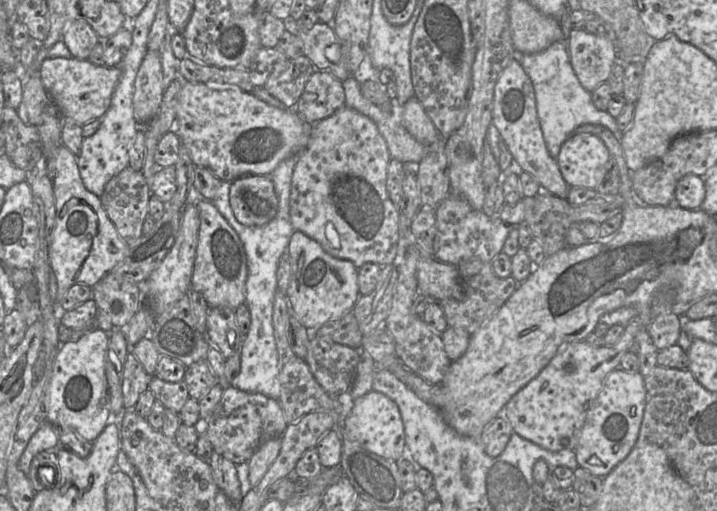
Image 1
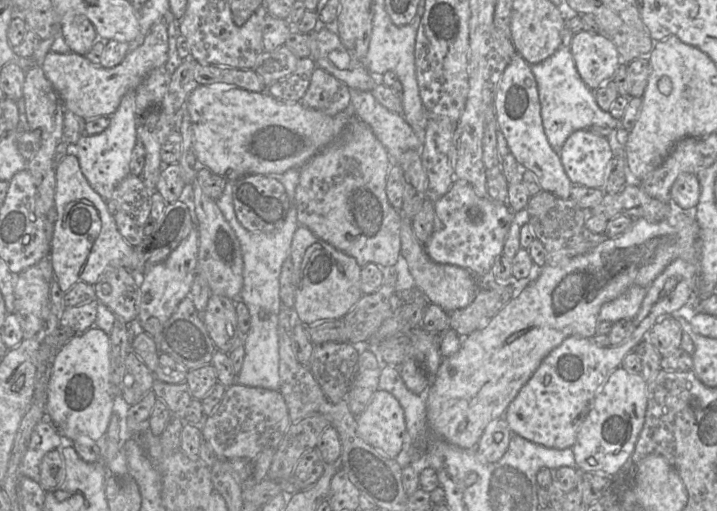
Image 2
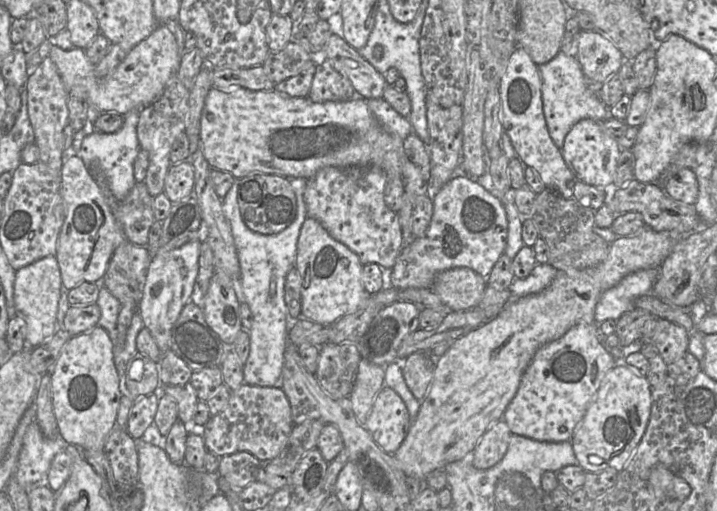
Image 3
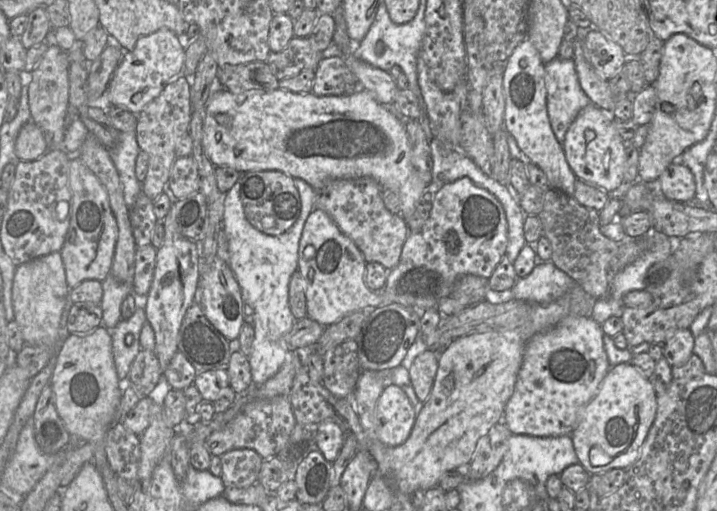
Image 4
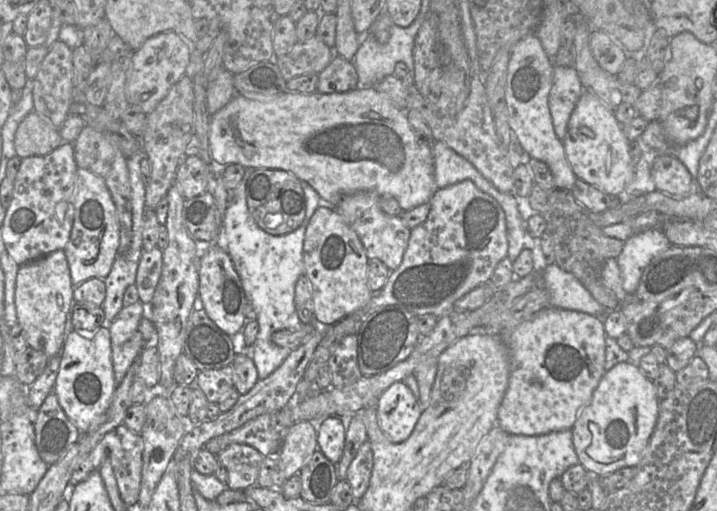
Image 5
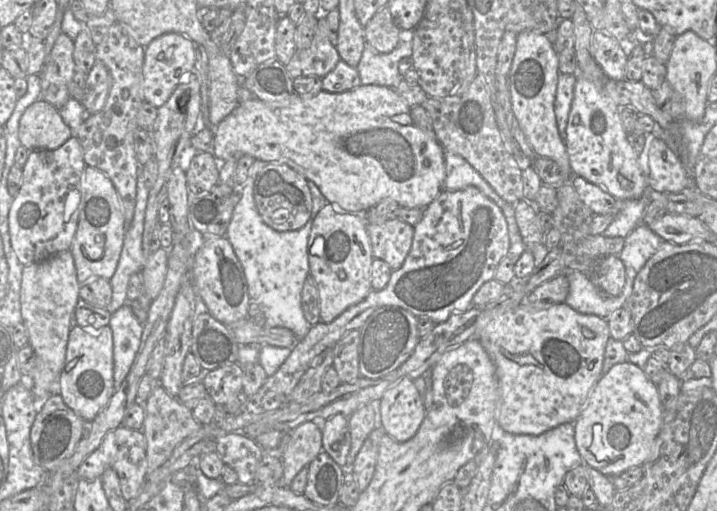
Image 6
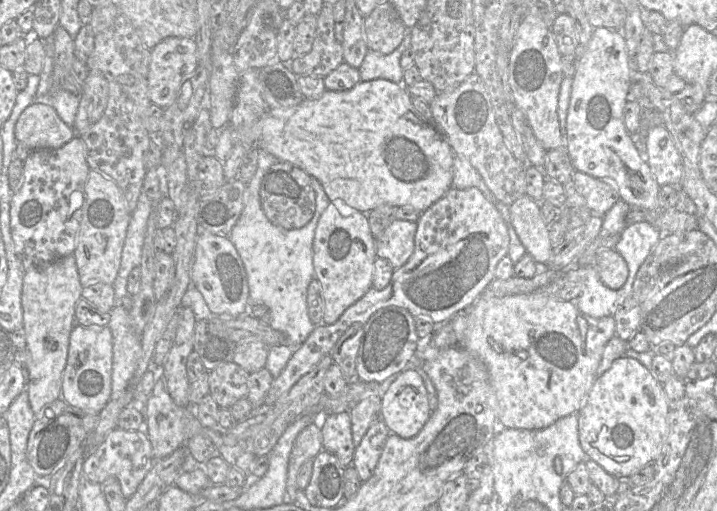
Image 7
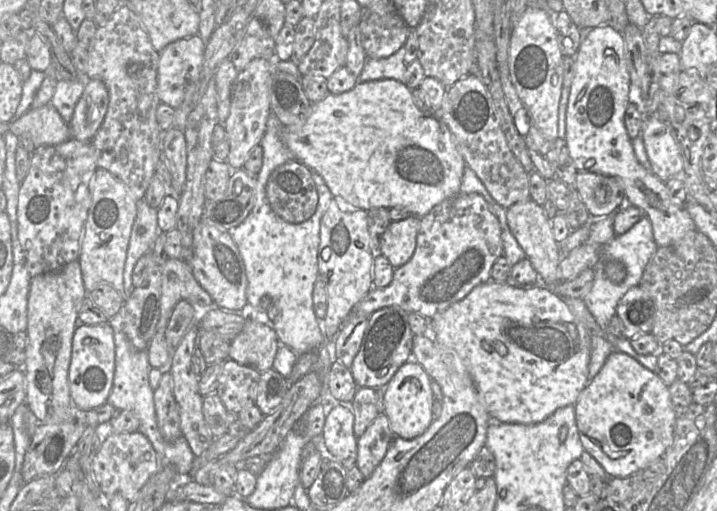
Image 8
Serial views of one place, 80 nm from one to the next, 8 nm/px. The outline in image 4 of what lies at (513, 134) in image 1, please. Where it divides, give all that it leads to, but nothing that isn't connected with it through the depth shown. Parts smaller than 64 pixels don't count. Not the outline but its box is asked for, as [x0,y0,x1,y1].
[503,39,577,196]

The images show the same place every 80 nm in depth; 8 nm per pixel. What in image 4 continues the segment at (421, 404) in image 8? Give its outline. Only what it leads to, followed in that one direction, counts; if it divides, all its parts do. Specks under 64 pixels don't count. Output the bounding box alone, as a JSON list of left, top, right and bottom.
[376,385,416,446]

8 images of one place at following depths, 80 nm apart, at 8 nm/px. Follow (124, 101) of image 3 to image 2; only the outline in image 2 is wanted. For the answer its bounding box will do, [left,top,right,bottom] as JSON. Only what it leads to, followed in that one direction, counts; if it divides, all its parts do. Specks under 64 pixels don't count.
[41,22,168,121]

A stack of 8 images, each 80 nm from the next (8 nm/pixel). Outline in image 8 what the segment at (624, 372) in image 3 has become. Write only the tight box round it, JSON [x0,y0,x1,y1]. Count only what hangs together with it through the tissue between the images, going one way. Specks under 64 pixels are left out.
[574,350,677,478]

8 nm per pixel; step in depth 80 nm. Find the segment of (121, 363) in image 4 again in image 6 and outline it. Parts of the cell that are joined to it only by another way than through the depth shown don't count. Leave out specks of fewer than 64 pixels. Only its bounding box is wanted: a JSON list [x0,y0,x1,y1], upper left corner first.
[108,305,143,391]

